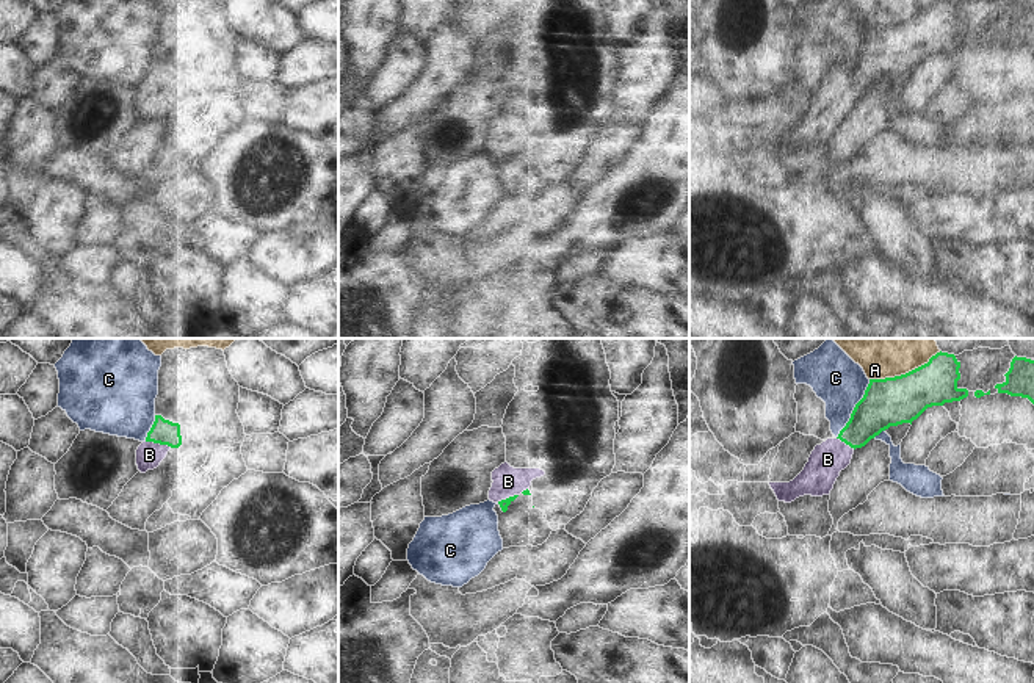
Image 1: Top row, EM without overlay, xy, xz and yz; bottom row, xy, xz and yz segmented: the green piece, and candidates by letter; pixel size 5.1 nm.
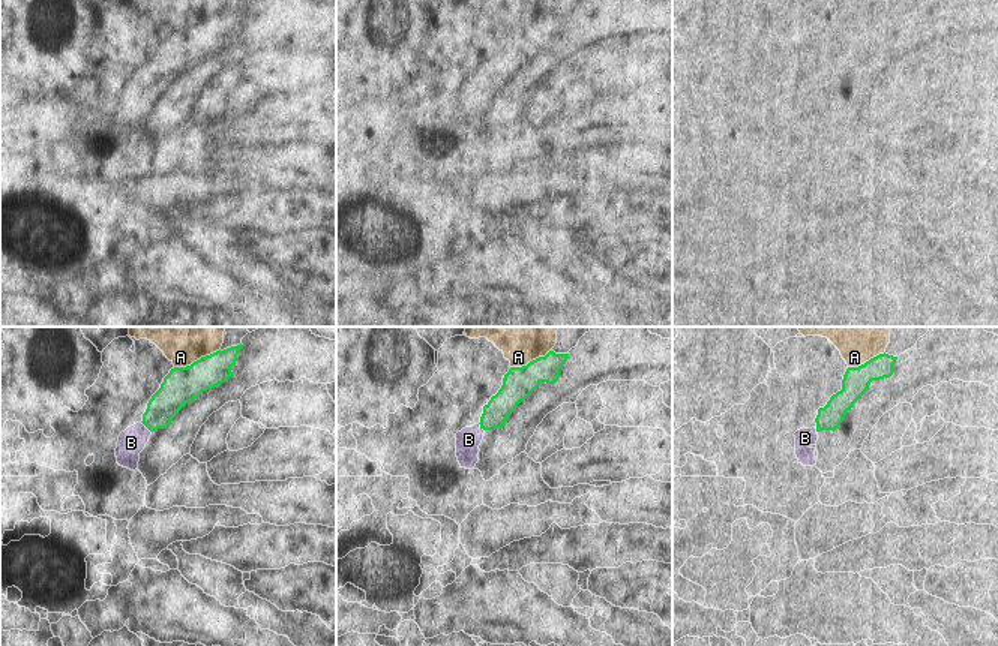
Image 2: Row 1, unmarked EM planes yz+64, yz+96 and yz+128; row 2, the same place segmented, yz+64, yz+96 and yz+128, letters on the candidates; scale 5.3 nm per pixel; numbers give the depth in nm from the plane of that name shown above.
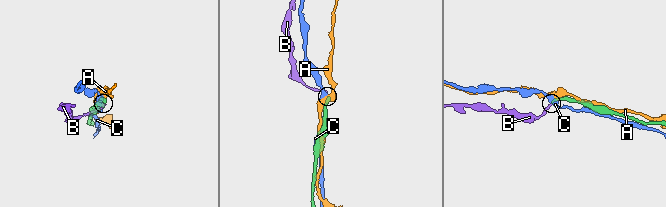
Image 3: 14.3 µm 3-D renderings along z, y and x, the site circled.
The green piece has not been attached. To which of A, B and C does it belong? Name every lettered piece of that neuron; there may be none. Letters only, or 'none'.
B

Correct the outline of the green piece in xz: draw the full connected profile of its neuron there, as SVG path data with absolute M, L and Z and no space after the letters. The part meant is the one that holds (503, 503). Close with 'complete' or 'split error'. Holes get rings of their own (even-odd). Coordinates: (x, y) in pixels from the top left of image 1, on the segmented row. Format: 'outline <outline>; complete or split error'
outline M508 462L501 464L492 472L492 487L489 490L489 500L497 503L503 512L520 495L531 495L530 486L536 478L544 476L540 468L514 468Z; split error

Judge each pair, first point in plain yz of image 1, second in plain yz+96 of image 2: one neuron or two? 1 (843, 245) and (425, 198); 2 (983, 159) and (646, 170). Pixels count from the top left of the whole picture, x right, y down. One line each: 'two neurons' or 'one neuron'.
1: one neuron
2: one neuron

